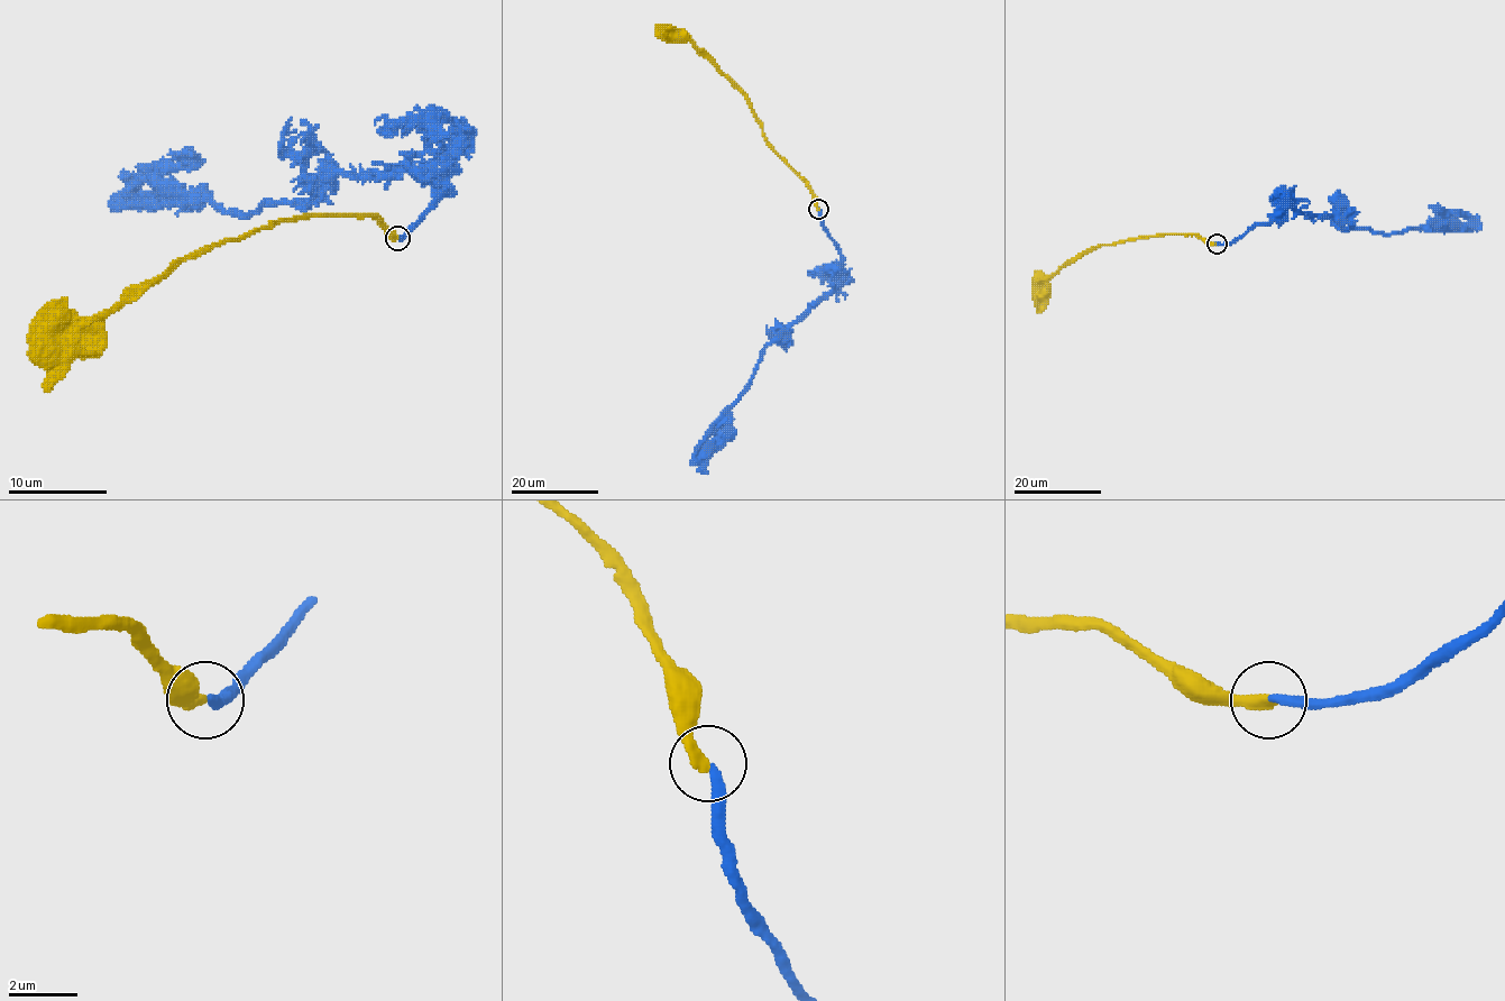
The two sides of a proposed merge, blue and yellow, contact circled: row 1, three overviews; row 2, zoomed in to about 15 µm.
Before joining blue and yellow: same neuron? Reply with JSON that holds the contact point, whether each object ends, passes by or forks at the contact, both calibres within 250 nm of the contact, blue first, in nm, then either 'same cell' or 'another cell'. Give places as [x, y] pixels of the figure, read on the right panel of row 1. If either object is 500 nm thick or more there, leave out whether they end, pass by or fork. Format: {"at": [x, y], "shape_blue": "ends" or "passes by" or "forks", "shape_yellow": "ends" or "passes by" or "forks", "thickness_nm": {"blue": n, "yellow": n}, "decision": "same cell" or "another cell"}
{"at": [1217, 244], "shape_blue": "ends", "shape_yellow": "ends", "thickness_nm": {"blue": 280, "yellow": 360}, "decision": "same cell"}

